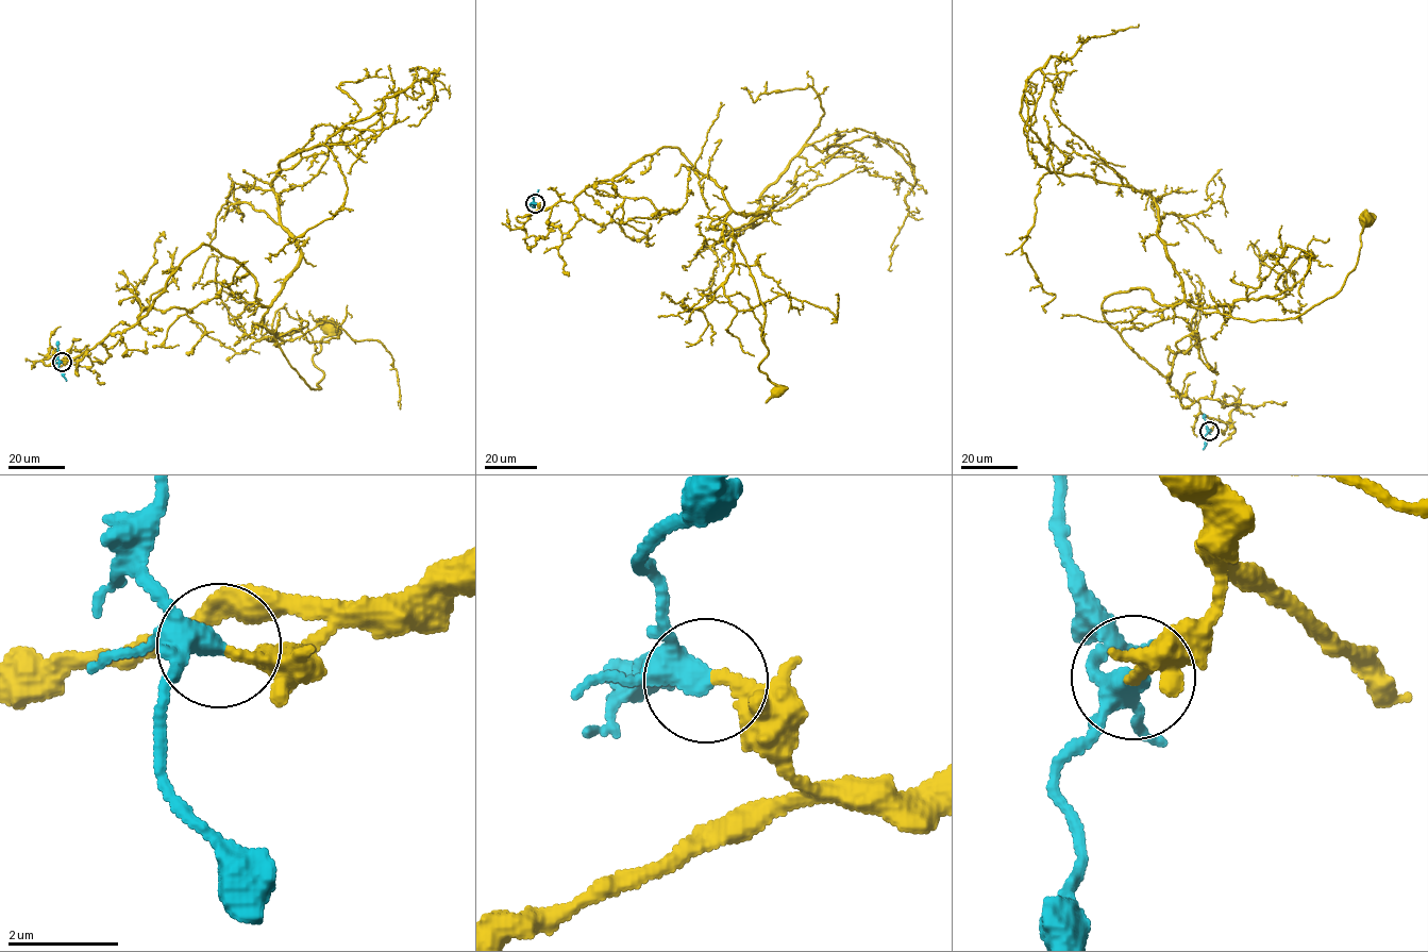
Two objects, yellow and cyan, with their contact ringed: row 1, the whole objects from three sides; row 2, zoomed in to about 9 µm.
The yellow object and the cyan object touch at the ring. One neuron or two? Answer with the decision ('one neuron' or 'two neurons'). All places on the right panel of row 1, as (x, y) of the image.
one neuron

